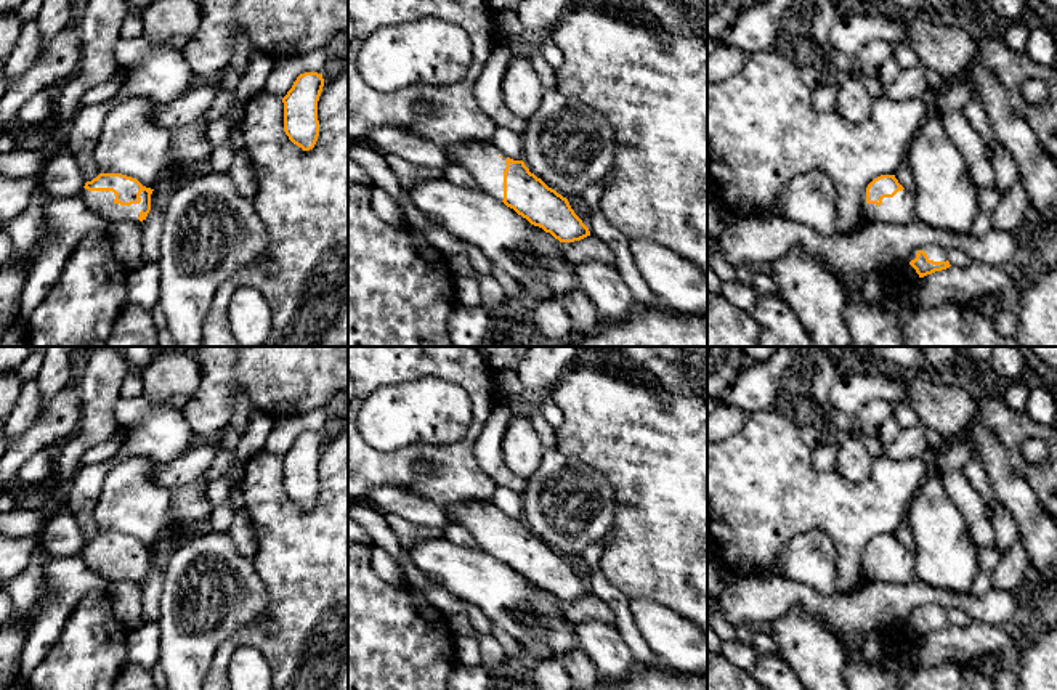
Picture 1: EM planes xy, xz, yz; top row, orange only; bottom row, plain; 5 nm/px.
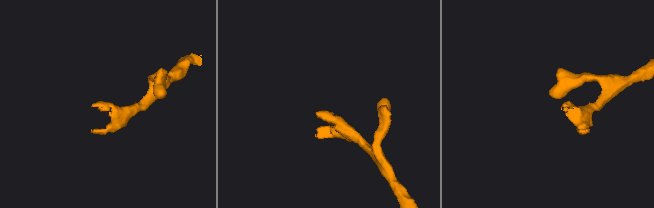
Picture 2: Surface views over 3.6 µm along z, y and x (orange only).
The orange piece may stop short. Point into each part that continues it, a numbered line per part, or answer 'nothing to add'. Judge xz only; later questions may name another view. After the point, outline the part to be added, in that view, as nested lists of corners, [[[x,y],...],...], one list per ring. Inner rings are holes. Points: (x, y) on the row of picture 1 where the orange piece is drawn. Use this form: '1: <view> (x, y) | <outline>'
1: xz (481, 159) | [[[468,141],[446,148],[449,160],[462,165],[478,183],[476,189],[504,201],[504,170],[507,156],[491,141]]]

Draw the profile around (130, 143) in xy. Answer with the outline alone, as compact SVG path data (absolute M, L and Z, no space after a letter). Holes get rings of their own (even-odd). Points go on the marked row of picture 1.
M135 96L109 111L93 151L99 173L122 173L156 189L172 133L154 122L154 106Z

